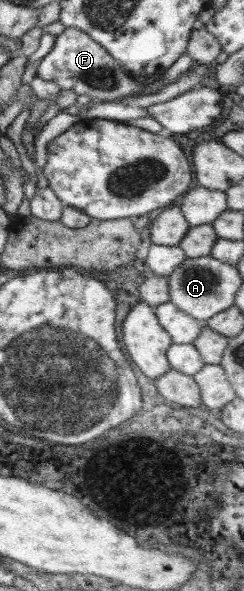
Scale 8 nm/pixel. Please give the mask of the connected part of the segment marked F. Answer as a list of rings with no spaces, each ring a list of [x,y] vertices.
[[[65,28],[64,31],[57,35],[52,50],[36,64],[37,71],[36,77],[45,81],[53,81],[59,85],[60,89],[71,89],[77,95],[88,95],[91,104],[97,102],[117,102],[124,97],[131,97],[132,95],[143,95],[145,93],[153,93],[161,88],[162,81],[151,83],[146,88],[145,85],[135,81],[132,74],[126,71],[120,63],[117,63],[109,52],[99,45],[90,35],[87,35],[83,30],[75,28]]]

